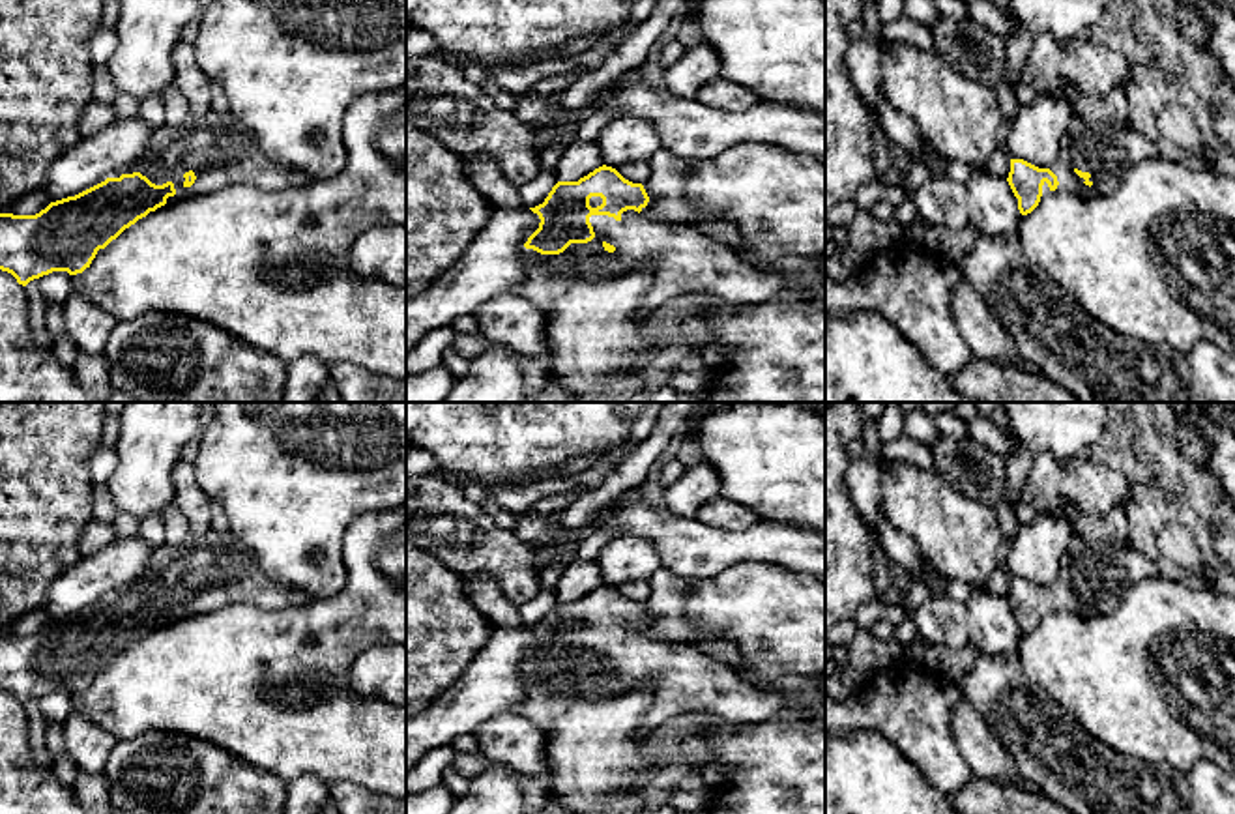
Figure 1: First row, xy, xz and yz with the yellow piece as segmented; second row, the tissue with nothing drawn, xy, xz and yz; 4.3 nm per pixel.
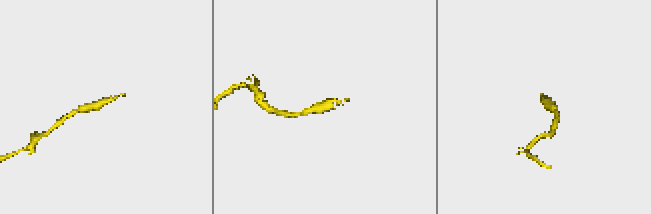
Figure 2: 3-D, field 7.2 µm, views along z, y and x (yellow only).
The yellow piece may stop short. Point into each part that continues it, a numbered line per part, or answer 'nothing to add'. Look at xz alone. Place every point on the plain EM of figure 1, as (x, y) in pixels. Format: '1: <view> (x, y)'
1: xz (687, 680)

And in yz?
1: yz (1104, 571)

